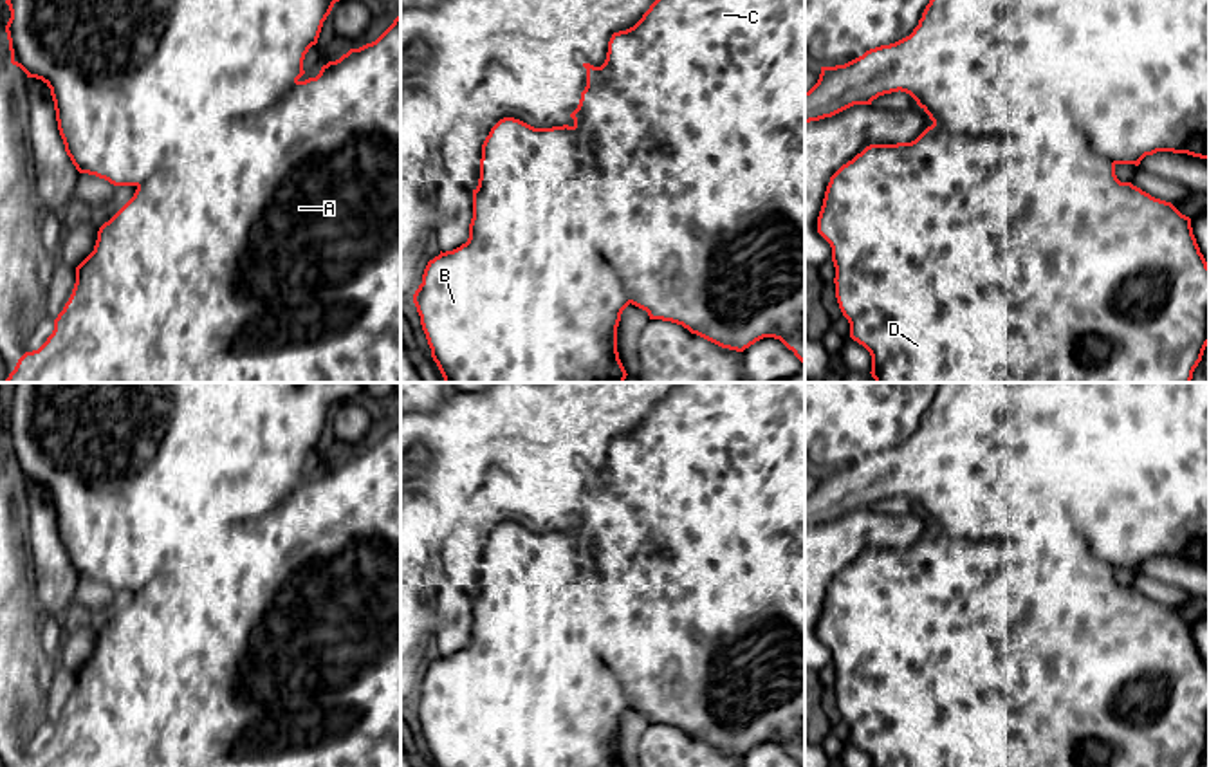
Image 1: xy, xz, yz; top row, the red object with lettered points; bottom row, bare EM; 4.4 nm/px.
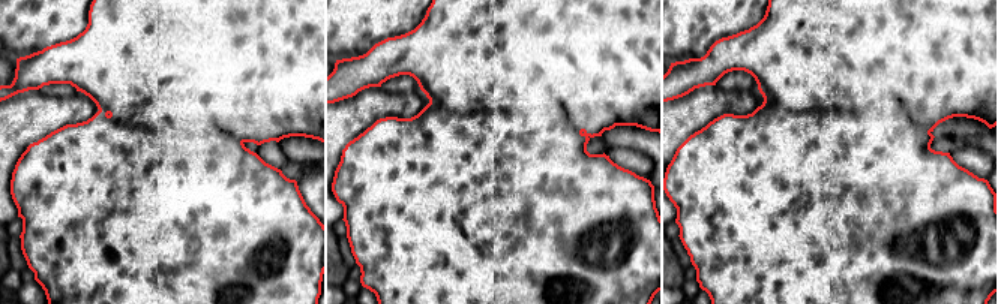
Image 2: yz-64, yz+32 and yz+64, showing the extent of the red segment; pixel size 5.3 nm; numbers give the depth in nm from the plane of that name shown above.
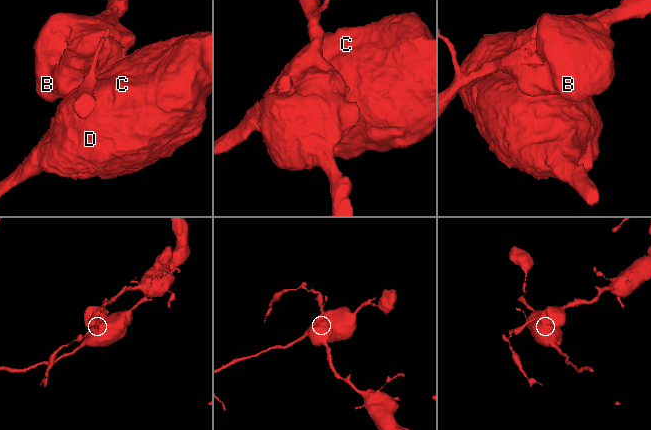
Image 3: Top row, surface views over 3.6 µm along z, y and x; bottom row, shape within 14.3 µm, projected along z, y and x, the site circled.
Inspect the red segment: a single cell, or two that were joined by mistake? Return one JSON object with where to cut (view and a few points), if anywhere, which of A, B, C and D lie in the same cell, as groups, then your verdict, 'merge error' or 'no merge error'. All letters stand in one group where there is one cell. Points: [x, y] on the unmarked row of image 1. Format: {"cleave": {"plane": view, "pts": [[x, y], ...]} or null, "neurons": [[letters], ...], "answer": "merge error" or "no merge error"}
{"cleave": {"plane": "yz", "pts": [[933, 526], [1036, 560], [1081, 536], [1114, 569]]}, "neurons": [["A", "C", "D"], ["B"]], "answer": "merge error"}

